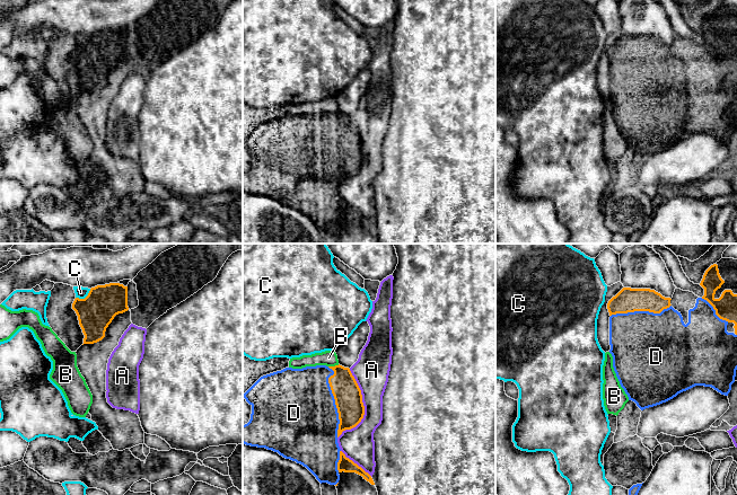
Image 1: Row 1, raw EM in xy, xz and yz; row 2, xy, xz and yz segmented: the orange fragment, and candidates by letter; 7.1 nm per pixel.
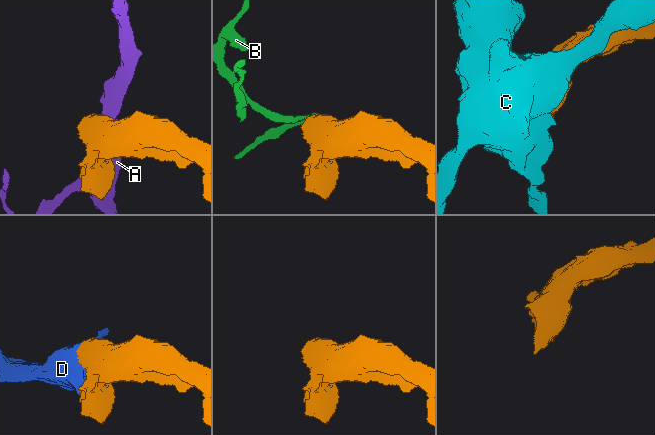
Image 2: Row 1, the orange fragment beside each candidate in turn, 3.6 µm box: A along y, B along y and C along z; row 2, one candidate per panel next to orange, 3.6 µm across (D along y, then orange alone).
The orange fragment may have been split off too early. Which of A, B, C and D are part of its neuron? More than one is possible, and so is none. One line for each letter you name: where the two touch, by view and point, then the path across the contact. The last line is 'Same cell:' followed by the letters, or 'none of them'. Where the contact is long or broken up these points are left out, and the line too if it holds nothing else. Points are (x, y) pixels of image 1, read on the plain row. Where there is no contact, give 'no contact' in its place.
D: meets orange in xz at (335, 149)
Same cell: D

